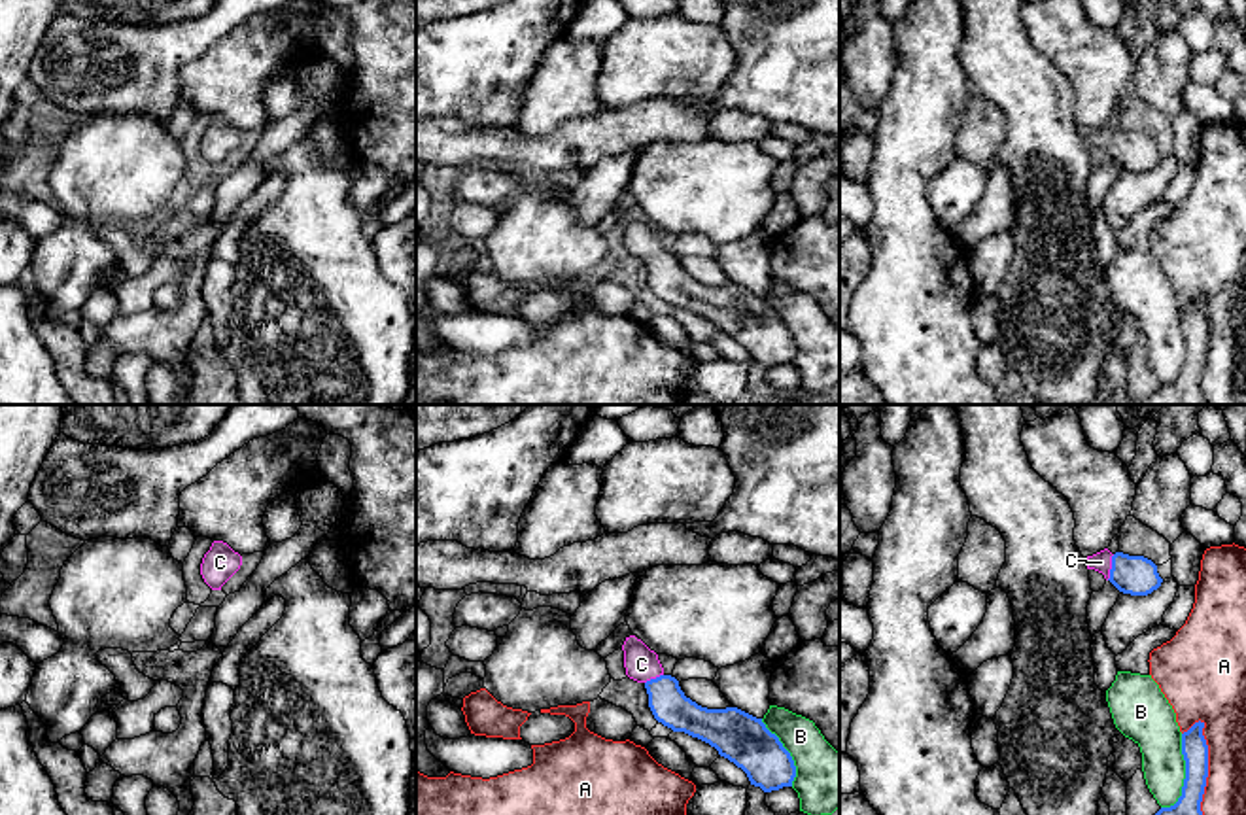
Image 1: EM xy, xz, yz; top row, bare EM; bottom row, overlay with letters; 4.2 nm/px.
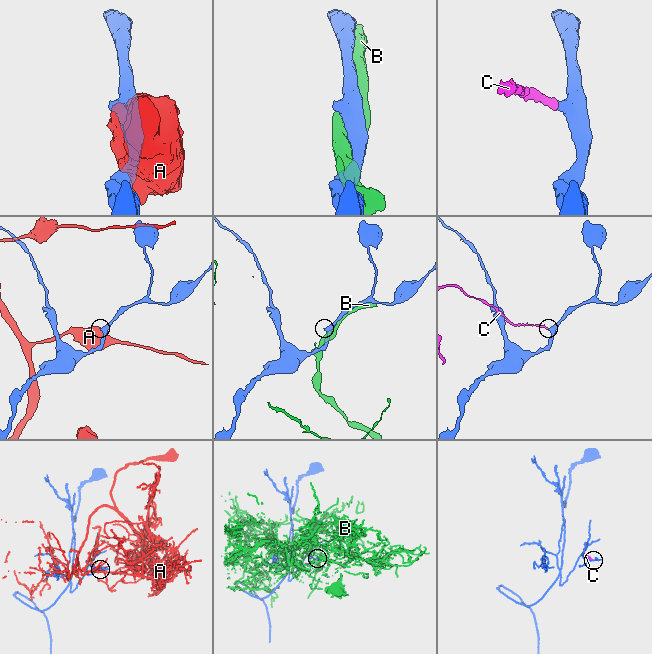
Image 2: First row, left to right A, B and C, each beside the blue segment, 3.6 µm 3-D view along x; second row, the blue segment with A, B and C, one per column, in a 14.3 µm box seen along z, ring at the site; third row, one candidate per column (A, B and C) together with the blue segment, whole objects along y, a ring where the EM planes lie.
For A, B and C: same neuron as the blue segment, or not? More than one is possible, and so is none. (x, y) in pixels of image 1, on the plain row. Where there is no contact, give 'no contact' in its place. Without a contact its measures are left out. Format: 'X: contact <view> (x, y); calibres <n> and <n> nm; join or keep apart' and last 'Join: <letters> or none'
A: contact yz (1207, 350); calibres 200 and 190 nm; keep apart
B: contact yz (1186, 352); calibres 200 and 200 nm; keep apart
C: contact yz (1112, 144); calibres 170 and 90 nm; join
Join: C

